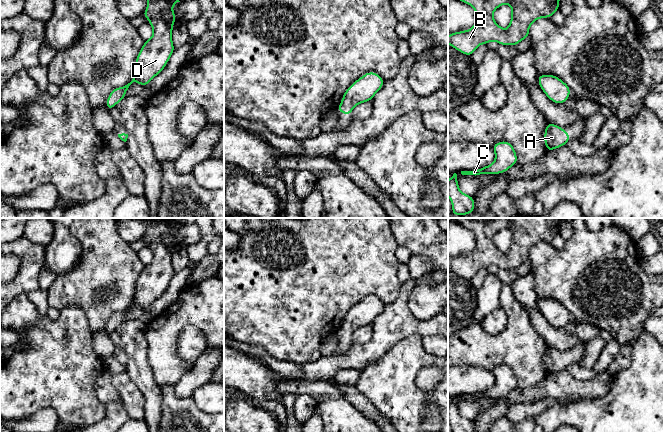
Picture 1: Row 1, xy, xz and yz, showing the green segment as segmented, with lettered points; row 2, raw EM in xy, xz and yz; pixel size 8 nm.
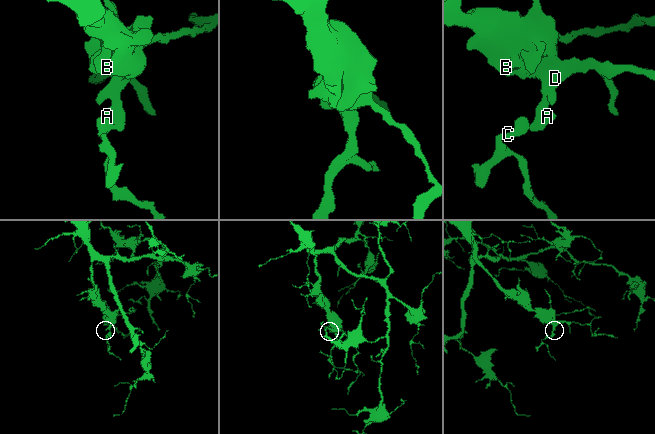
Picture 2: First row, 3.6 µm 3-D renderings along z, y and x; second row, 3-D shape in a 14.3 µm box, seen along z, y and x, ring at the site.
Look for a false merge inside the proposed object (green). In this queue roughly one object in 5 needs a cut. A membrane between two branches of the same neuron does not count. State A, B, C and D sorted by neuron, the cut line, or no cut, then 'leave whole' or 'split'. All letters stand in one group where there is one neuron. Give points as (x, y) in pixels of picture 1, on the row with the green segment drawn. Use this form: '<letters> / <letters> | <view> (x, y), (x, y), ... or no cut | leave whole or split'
A B C D | no cut | leave whole

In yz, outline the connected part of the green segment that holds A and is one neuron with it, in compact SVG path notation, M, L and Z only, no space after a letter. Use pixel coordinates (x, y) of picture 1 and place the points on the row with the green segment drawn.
M546 124L544 142L547 152L566 145L570 139L571 137L569 133L565 131L565 129L555 124Z

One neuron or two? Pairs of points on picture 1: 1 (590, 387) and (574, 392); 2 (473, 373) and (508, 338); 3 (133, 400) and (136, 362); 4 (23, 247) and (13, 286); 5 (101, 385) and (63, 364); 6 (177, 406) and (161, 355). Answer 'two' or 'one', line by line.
1: one
2: two
3: two
4: one
5: two
6: two

